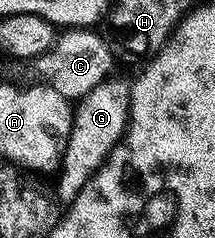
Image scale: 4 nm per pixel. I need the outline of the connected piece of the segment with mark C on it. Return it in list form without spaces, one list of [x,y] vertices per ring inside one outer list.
[[[67,29],[56,38],[54,46],[34,60],[33,67],[39,70],[38,78],[48,87],[57,89],[61,97],[78,101],[93,89],[112,78],[115,55],[111,47],[95,29]]]

